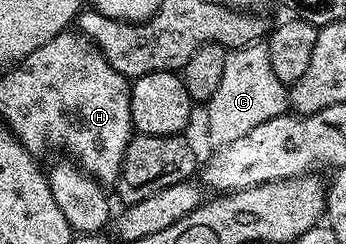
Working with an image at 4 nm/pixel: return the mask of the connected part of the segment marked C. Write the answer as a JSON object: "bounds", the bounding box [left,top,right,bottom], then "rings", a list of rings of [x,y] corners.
{"bounds":[206,43,288,147],"rings":[[[263,43],[249,44],[244,48],[228,50],[226,68],[215,96],[206,104],[209,111],[211,141],[216,147],[229,144],[238,137],[248,134],[251,129],[286,114],[288,110],[288,88],[279,81],[271,68],[268,46]]]}

